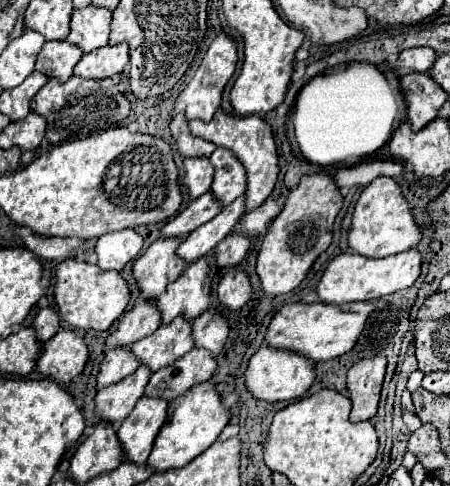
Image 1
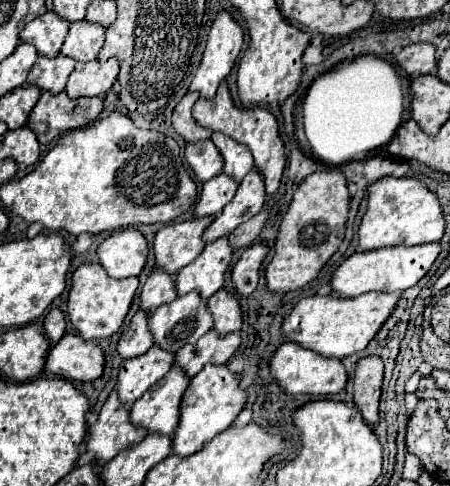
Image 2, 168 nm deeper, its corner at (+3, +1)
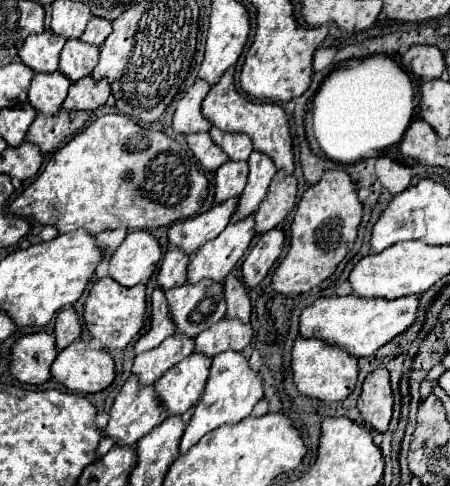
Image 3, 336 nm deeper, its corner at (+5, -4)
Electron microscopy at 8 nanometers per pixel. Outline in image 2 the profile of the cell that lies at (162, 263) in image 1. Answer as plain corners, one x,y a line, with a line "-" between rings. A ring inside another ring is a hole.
193,217
181,223
165,225
155,235
155,263
167,273
177,273
189,265
205,247
203,231
215,217

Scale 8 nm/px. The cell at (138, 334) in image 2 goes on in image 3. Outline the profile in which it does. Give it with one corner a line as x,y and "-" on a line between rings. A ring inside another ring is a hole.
155,288
151,294
151,326
147,334
133,344
133,352
141,354
145,350
151,350
171,334
173,334
173,322
169,322
169,310
165,306
163,290

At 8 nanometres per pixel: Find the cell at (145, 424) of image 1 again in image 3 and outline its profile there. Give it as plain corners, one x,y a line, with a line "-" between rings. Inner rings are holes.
193,352
157,380
155,394
167,416
183,416
195,406
209,376
209,366
209,358

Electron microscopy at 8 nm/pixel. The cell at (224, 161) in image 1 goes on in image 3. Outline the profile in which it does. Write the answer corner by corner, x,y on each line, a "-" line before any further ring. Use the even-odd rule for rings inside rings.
215,126
211,128
209,134
211,134
213,142
233,162
245,162
249,158
249,154
253,152
253,144
249,142
249,138
245,138
245,134
221,134
221,130
217,130

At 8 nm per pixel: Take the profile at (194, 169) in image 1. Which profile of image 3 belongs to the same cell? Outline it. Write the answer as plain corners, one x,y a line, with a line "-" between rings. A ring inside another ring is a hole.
191,134
187,136
187,144
193,156
197,158
197,162
201,164
203,172
213,174
217,168
221,168
229,160
225,158
225,152
217,144
213,144
209,134

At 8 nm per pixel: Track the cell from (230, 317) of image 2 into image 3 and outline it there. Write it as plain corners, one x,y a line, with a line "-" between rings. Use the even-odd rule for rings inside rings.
233,272
229,274
229,278
225,278
225,302
227,302
225,318
237,318
241,322
249,322
251,302
241,280

